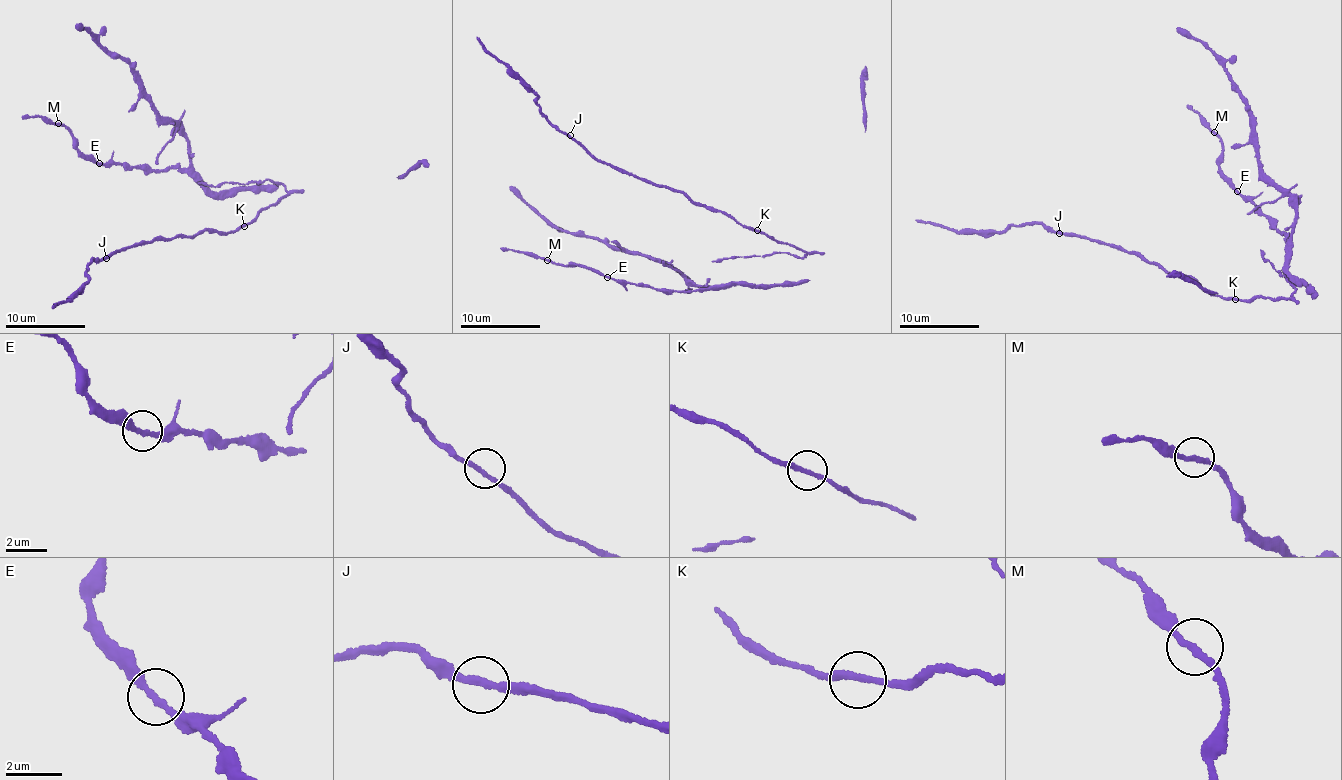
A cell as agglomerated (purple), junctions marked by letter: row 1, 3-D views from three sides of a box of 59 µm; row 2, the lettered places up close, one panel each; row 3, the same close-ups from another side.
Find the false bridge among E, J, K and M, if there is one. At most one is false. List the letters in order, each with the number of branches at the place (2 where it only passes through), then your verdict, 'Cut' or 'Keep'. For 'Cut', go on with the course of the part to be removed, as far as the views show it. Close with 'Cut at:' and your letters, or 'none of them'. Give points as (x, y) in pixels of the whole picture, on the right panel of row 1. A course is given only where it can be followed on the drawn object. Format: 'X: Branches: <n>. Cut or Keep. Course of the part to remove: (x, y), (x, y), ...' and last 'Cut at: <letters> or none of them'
E: Branches: 2. Keep
J: Branches: 2. Keep
K: Branches: 2. Keep
M: Branches: 2. Keep
Cut at: none of them

